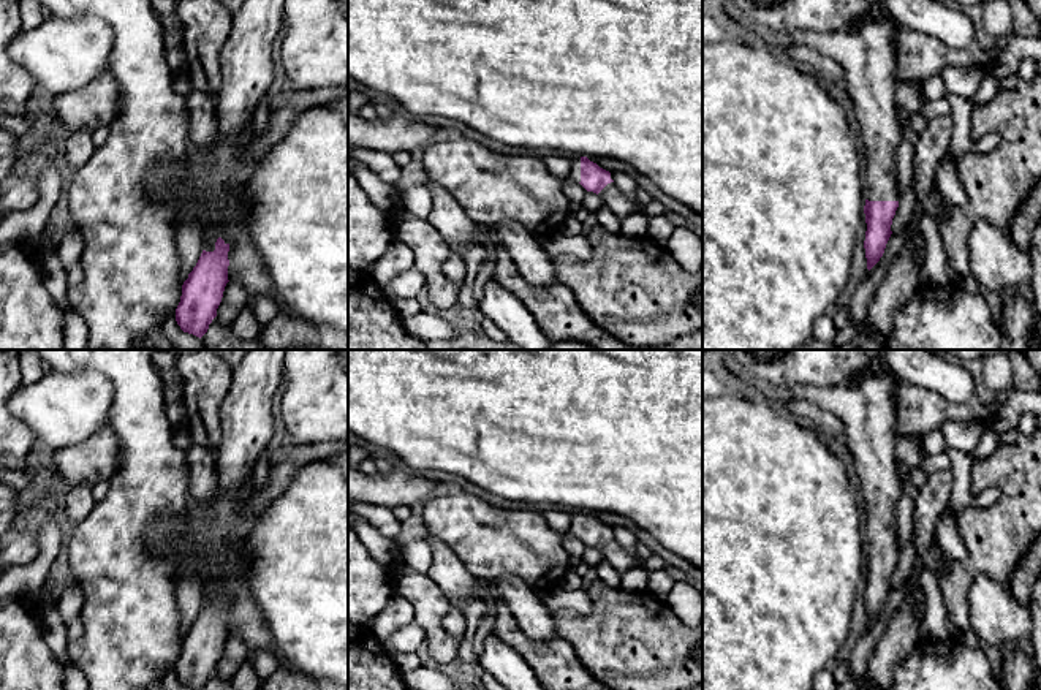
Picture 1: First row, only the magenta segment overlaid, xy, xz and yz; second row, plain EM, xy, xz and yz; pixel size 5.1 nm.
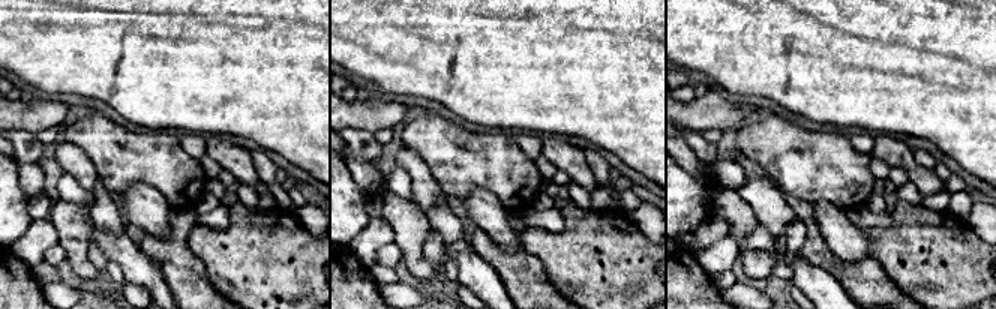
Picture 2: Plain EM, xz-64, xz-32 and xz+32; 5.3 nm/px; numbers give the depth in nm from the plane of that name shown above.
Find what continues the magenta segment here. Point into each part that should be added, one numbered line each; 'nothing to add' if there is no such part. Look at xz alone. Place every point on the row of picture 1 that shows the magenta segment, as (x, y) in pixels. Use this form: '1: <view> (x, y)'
1: xz (575, 174)

